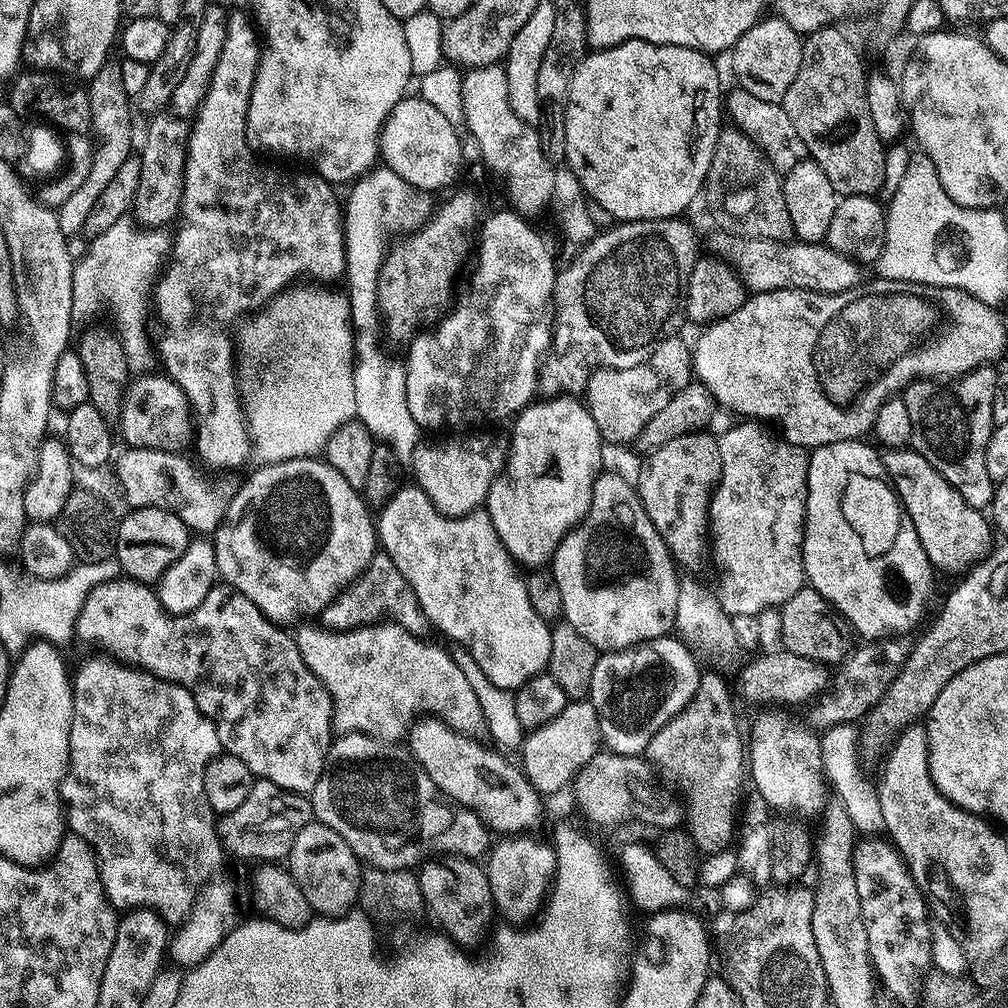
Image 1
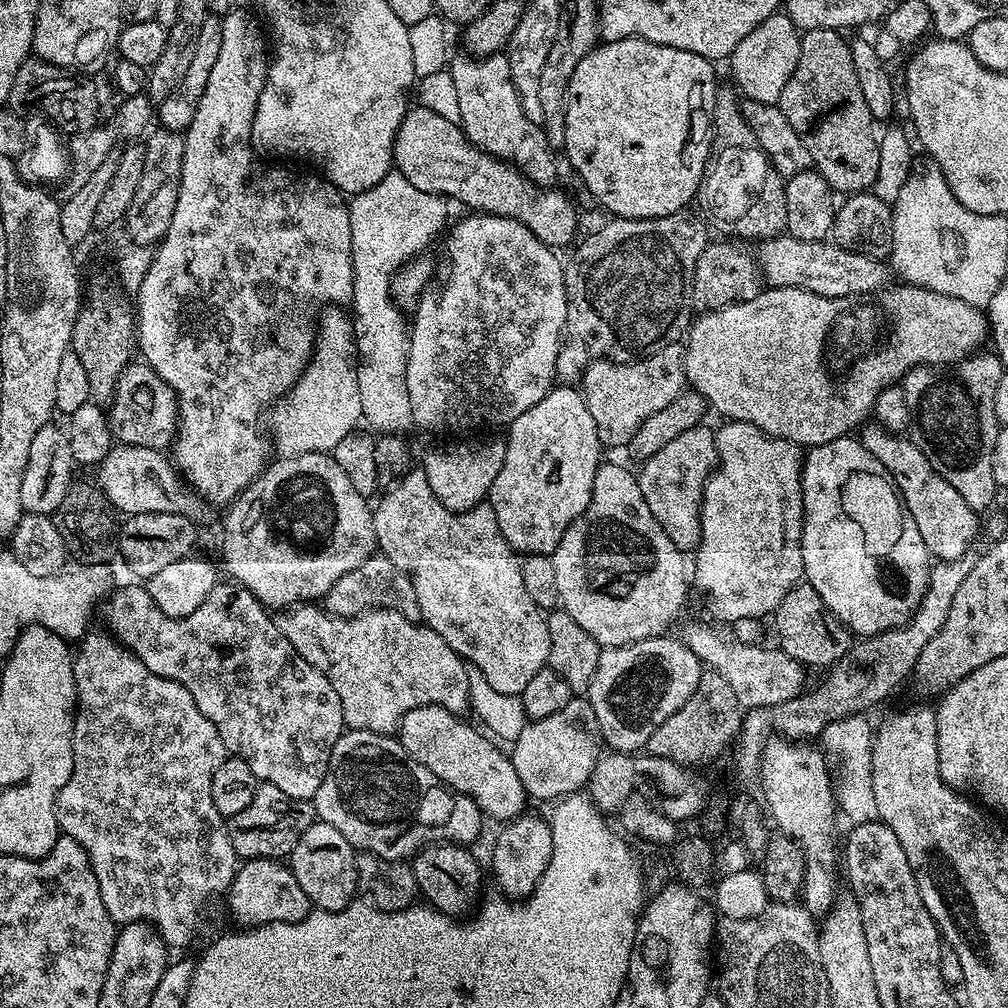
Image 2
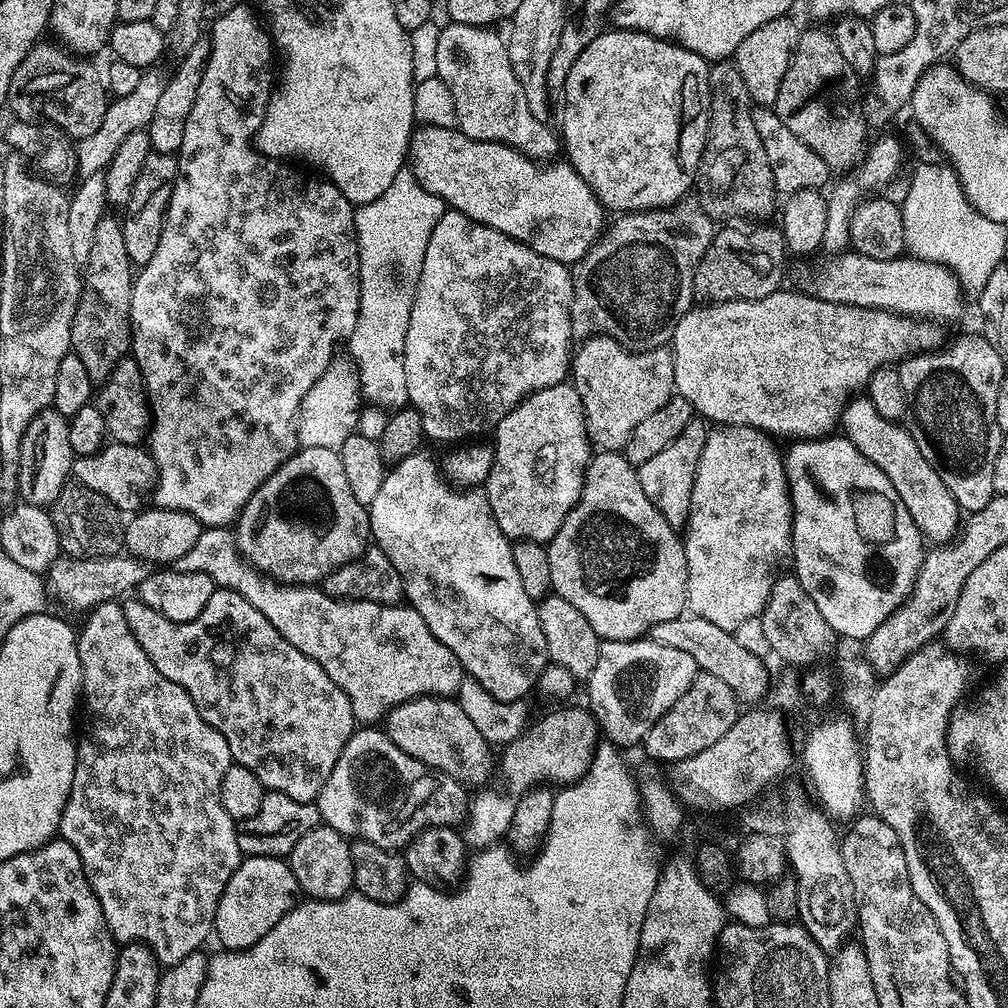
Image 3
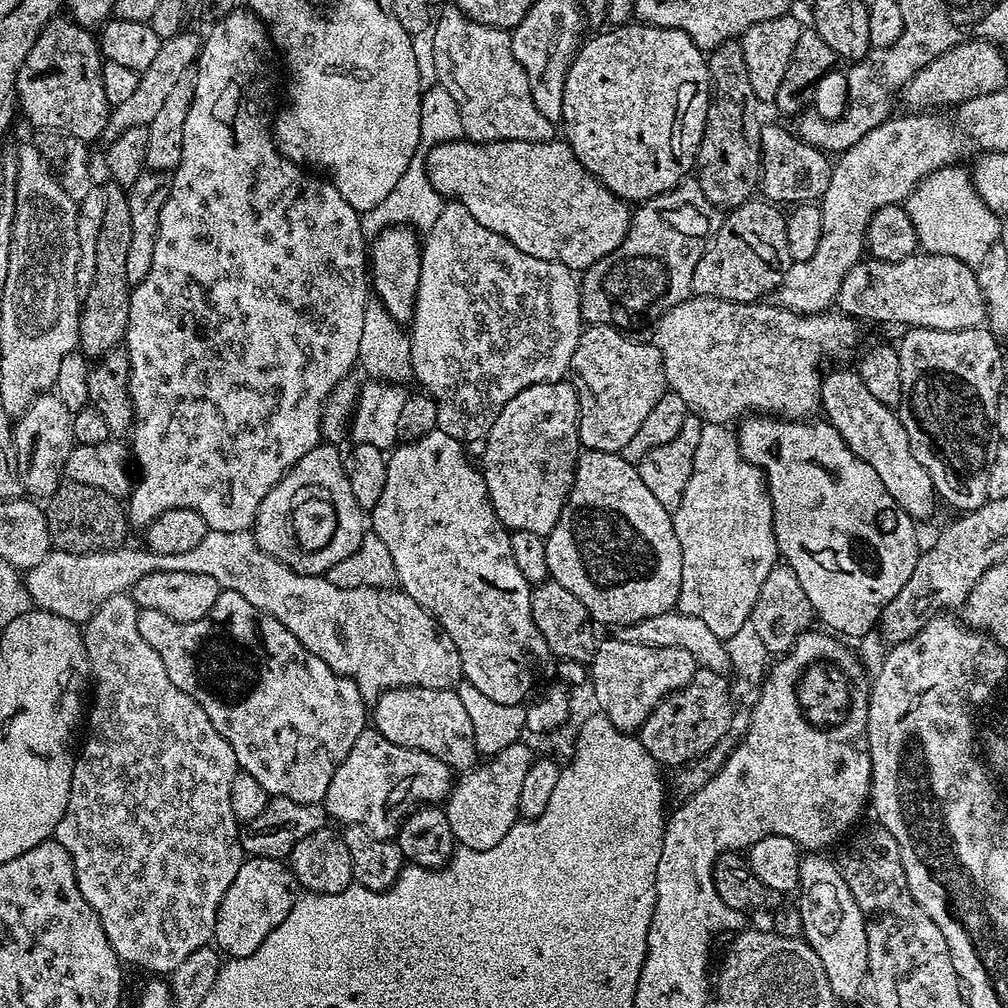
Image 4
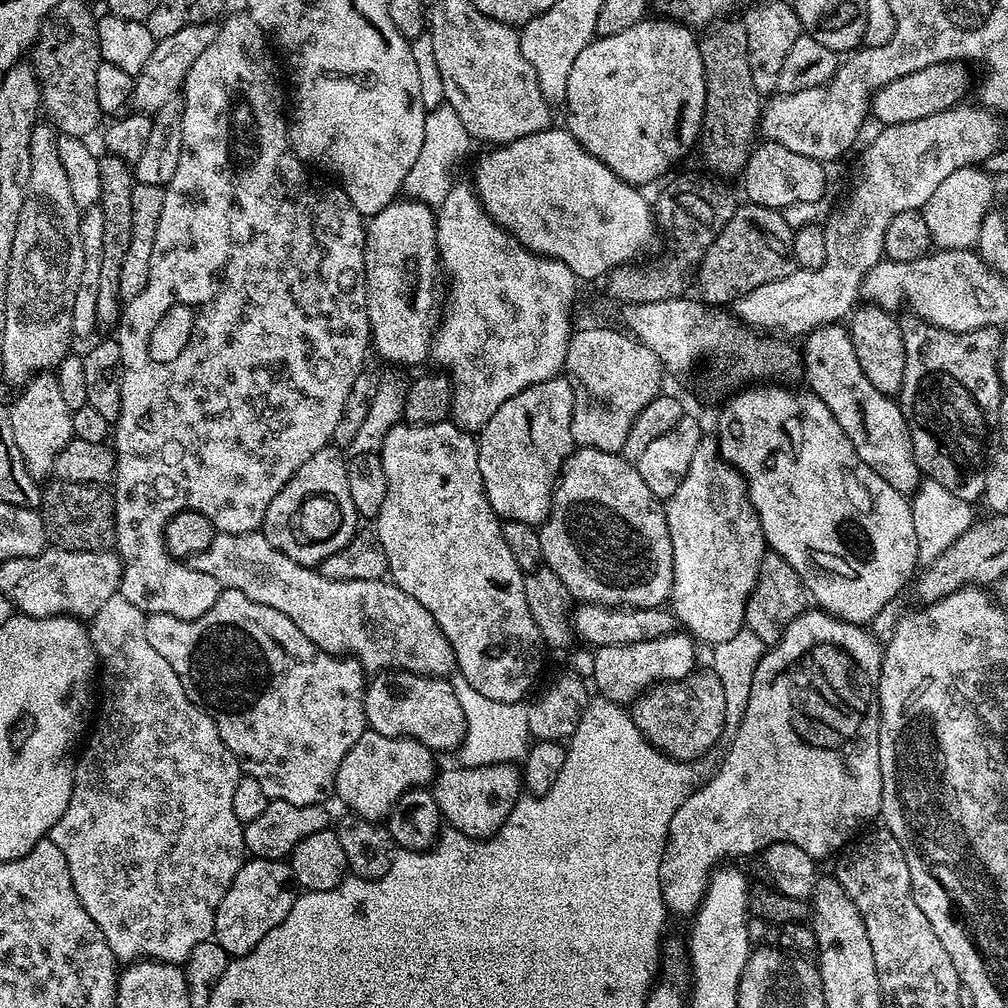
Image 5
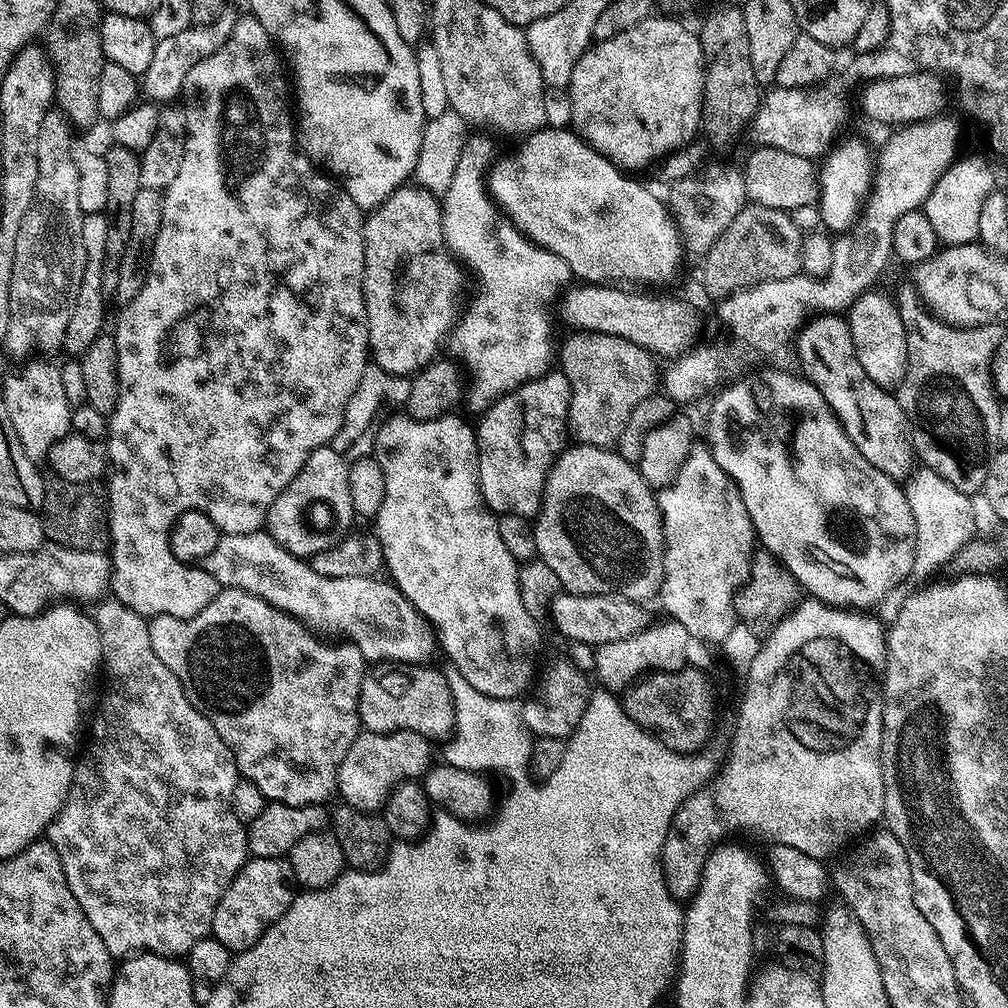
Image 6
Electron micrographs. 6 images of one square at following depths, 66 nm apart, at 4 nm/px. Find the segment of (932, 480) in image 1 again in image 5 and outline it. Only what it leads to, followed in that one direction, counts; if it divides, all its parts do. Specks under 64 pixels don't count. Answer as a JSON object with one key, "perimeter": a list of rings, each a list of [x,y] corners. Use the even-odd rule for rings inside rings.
{"perimeter":[[[840,322],[822,324],[807,333],[803,337],[802,343],[804,343],[802,373],[804,372],[805,378],[808,379],[807,387],[819,400],[826,402],[826,406],[830,410],[830,414],[834,414],[838,426],[842,426],[846,438],[850,438],[858,458],[862,458],[862,462],[866,462],[866,466],[870,466],[870,470],[874,470],[882,478],[886,478],[886,482],[890,482],[890,486],[894,486],[894,490],[905,494],[915,493],[922,483],[922,473],[920,467],[916,465],[916,455],[912,449],[912,439],[906,418],[902,414],[899,403],[893,397],[882,394],[882,390],[877,390],[870,383],[870,378],[866,378],[866,370],[862,370],[862,366],[858,366],[858,354],[854,354],[852,335],[849,334],[847,327]]]}

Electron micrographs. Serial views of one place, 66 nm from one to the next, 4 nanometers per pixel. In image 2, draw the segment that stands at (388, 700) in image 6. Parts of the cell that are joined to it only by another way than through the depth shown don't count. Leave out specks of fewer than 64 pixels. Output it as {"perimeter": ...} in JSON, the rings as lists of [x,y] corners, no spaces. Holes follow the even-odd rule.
{"perimeter":[[[427,704],[404,715],[400,720],[398,739],[401,746],[442,783],[469,796],[485,817],[493,816],[499,822],[515,820],[525,811],[524,803],[530,800],[522,786],[522,778],[518,778],[511,759],[505,753],[503,756],[495,748],[497,745],[475,723],[472,724],[467,724],[464,718],[442,706]]]}

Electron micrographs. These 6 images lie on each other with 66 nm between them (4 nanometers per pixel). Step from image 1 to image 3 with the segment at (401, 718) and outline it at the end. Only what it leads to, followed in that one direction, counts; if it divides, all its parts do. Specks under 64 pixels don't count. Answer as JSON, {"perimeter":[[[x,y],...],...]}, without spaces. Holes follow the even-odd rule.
{"perimeter":[[[205,527],[198,534],[198,542],[194,542],[194,546],[190,546],[190,550],[176,560],[174,568],[178,572],[195,570],[208,576],[219,587],[232,588],[242,594],[242,598],[246,598],[254,610],[266,614],[270,626],[274,626],[274,630],[278,630],[278,634],[282,634],[290,646],[298,646],[306,658],[314,658],[314,662],[318,662],[322,670],[334,678],[336,685],[350,698],[354,718],[361,725],[372,726],[383,721],[391,708],[416,696],[455,697],[466,678],[456,655],[445,644],[438,642],[430,626],[426,626],[422,614],[418,614],[415,608],[404,602],[379,604],[369,600],[336,600],[320,586],[282,584],[245,560],[233,533],[227,527]]]}

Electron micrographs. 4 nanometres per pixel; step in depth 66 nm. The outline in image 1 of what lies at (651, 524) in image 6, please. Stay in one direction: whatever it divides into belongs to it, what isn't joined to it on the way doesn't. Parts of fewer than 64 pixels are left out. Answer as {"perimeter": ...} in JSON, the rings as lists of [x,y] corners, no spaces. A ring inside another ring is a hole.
{"perimeter":[[[608,470],[601,471],[592,487],[592,501],[588,507],[588,513],[575,528],[569,530],[566,538],[562,538],[562,542],[558,546],[555,556],[550,561],[552,576],[558,582],[558,590],[562,590],[563,619],[570,626],[574,626],[574,630],[578,630],[578,634],[582,634],[582,638],[586,638],[586,642],[590,642],[590,646],[594,646],[601,653],[620,652],[623,648],[635,648],[638,644],[647,644],[653,640],[667,637],[673,631],[676,622],[678,590],[682,583],[681,577],[676,577],[678,564],[677,561],[673,560],[672,554],[669,552],[666,542],[663,539],[657,536],[651,536],[650,534],[649,538],[648,535],[643,534],[645,530],[648,530],[647,523],[642,519],[643,516],[644,507],[642,506],[633,481],[631,479],[630,481],[623,480],[616,472],[608,472]]]}

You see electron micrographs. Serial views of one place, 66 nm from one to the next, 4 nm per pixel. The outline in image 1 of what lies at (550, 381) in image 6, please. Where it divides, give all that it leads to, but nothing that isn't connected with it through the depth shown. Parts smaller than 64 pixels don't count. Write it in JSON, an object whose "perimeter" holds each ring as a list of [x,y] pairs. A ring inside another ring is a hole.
{"perimeter":[[[571,395],[544,398],[528,404],[515,417],[516,425],[510,433],[507,463],[502,473],[490,486],[486,501],[488,517],[502,538],[502,546],[512,555],[517,565],[528,570],[540,570],[555,556],[562,538],[583,520],[592,501],[592,487],[602,471],[600,444],[602,437],[587,407]]]}

